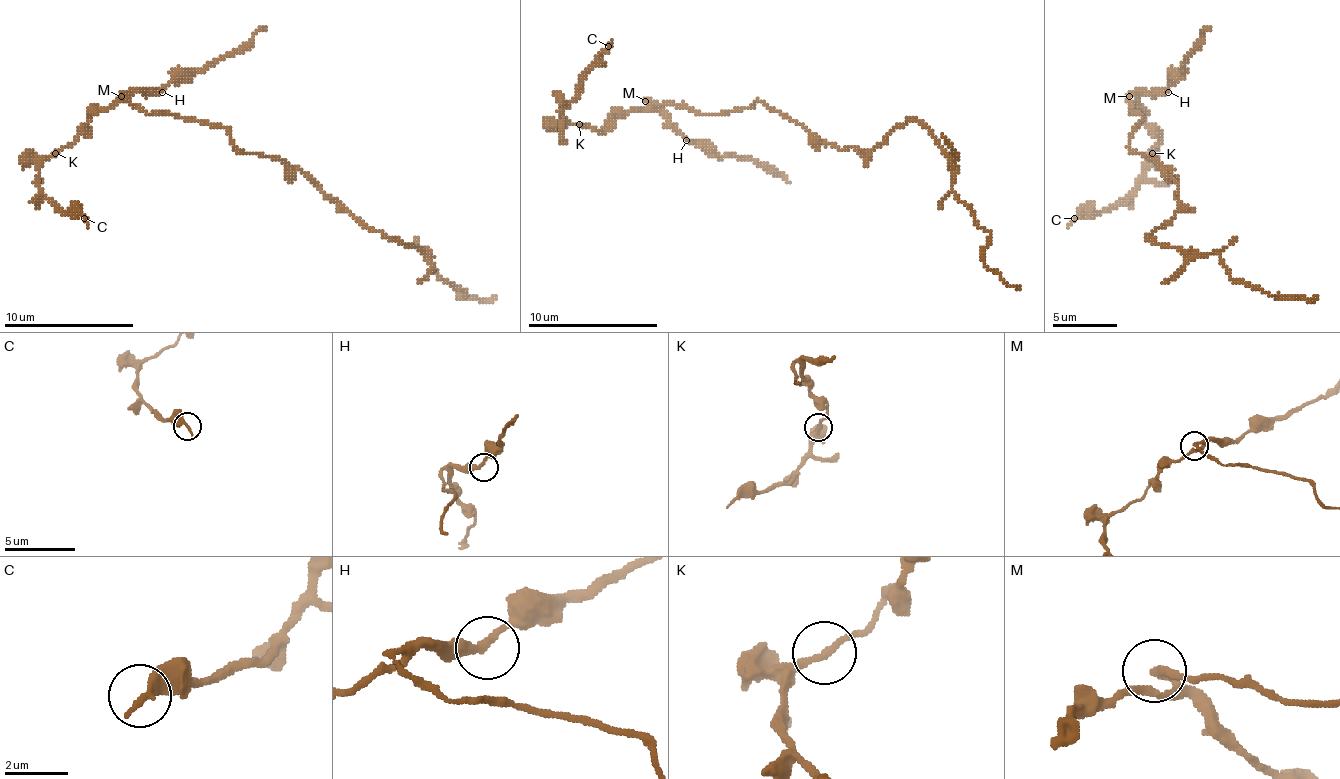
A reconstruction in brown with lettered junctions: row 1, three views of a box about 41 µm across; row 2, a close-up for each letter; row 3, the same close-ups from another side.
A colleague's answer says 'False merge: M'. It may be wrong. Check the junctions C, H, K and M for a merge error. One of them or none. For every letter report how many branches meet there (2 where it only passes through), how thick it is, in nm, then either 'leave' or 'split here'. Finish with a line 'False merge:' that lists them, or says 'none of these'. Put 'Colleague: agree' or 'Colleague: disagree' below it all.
C: 1 branches meet; 300 nm thick; leave
H: 2 branches meet; 240 nm thick; leave
K: 2 branches meet; 200 nm thick; leave
M: 2 branches meet; 200 nm thick; split here
False merge: M
Colleague: agree

